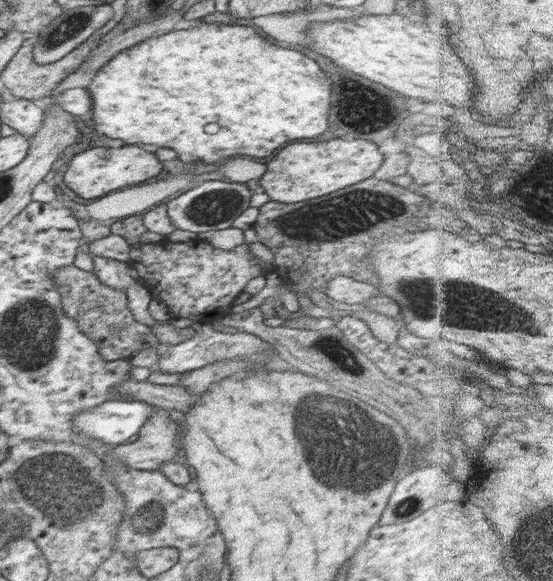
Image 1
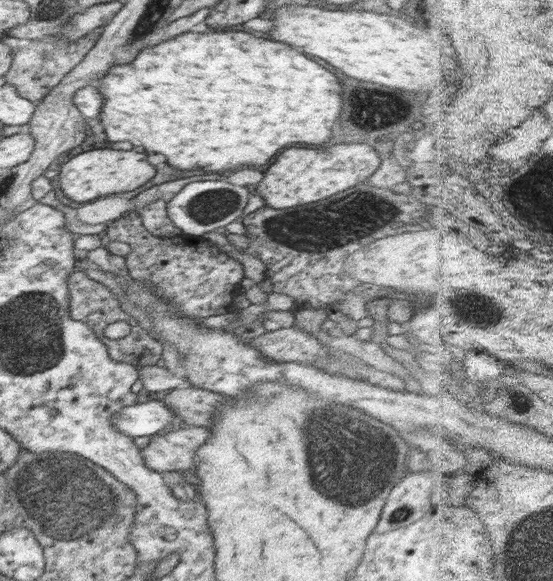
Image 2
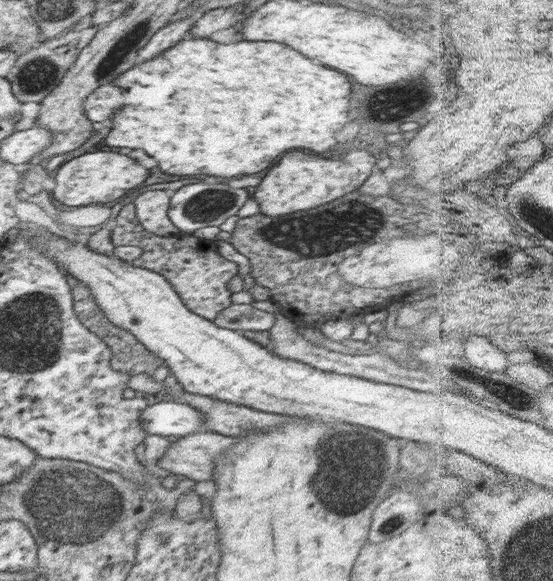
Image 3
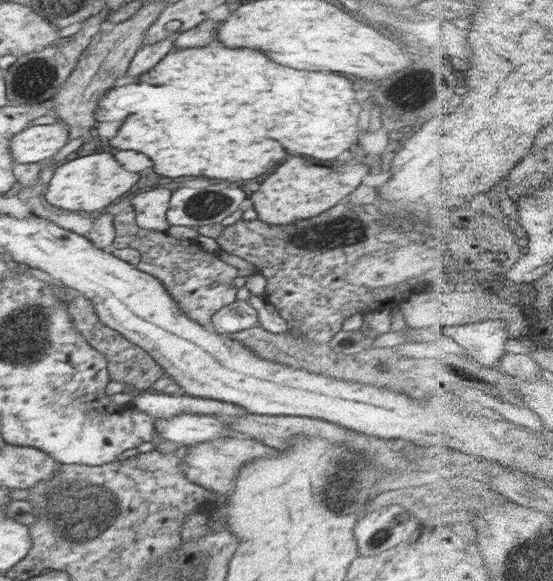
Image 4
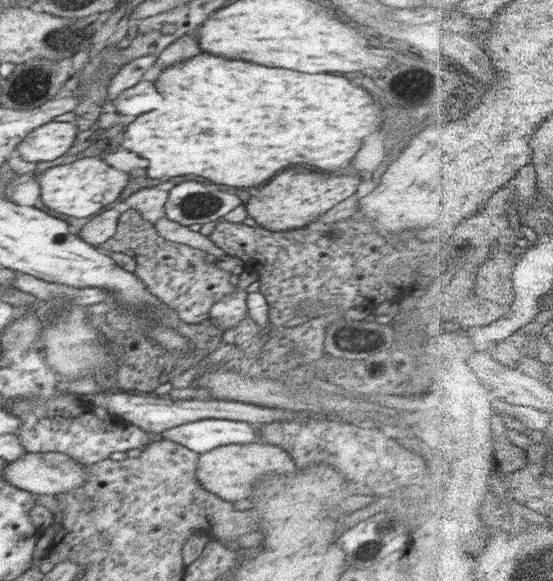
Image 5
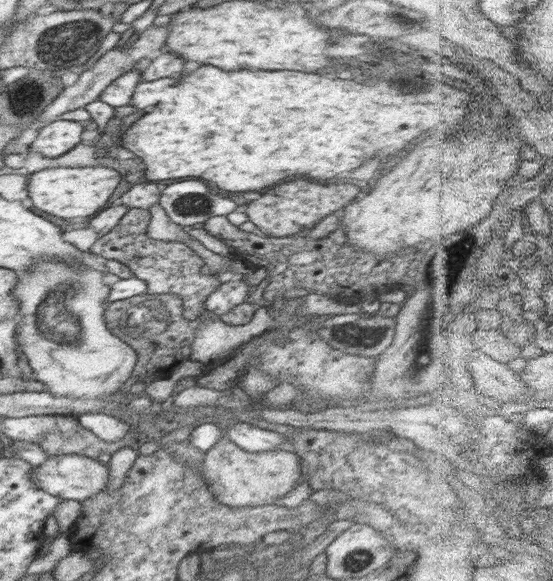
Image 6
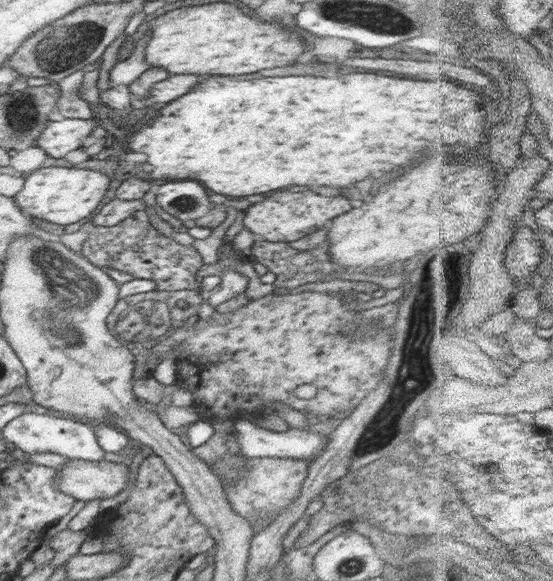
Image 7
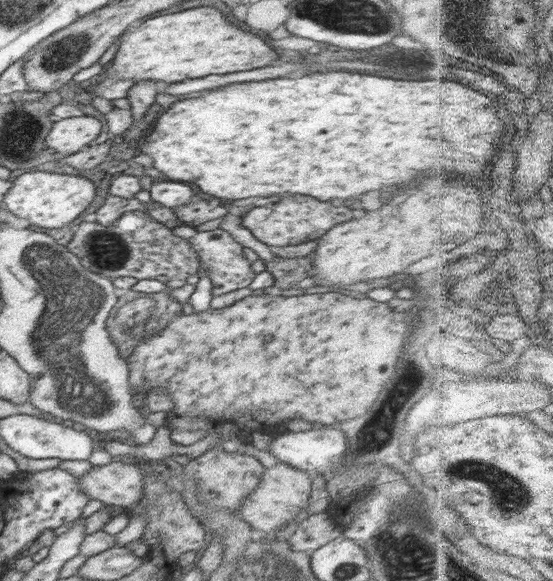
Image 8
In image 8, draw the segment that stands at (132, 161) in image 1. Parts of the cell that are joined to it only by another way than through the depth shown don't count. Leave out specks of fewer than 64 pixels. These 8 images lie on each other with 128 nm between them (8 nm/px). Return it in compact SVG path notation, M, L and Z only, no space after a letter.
M27 172L18 176L12 183L10 190L3 196L2 202L7 210L24 220L28 220L32 226L40 226L40 228L64 228L64 230L71 228L71 222L78 218L88 206L94 196L96 196L96 175L86 176L68 176L68 174L54 173L54 172Z

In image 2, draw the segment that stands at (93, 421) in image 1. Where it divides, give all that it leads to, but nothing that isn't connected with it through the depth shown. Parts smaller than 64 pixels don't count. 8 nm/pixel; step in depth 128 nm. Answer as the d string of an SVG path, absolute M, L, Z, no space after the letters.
M159 400L136 403L114 416L114 426L126 436L152 436L164 428L177 428L181 425L175 412Z

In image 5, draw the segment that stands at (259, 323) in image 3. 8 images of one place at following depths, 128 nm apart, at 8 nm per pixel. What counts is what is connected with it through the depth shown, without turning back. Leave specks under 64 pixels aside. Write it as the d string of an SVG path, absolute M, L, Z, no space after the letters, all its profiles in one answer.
M236 287L230 294L222 297L220 302L212 306L210 317L220 325L223 331L249 317L247 295L247 289Z

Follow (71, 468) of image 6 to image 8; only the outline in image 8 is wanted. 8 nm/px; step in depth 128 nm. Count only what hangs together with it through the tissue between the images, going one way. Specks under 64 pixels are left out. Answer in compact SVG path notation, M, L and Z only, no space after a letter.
M111 462L79 477L81 489L104 505L122 506L127 512L144 496L145 470L134 464Z

